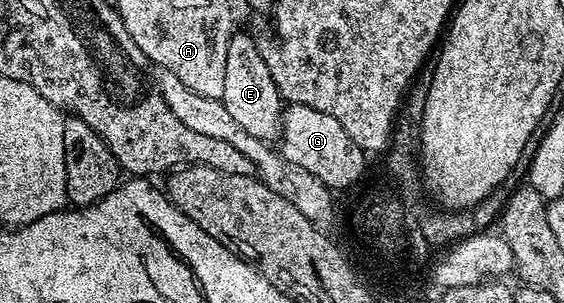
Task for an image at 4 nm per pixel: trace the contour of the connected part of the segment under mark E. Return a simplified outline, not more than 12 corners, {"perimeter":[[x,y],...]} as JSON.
{"perimeter":[[257,39],[226,48],[220,101],[250,136],[279,135],[282,99]]}

